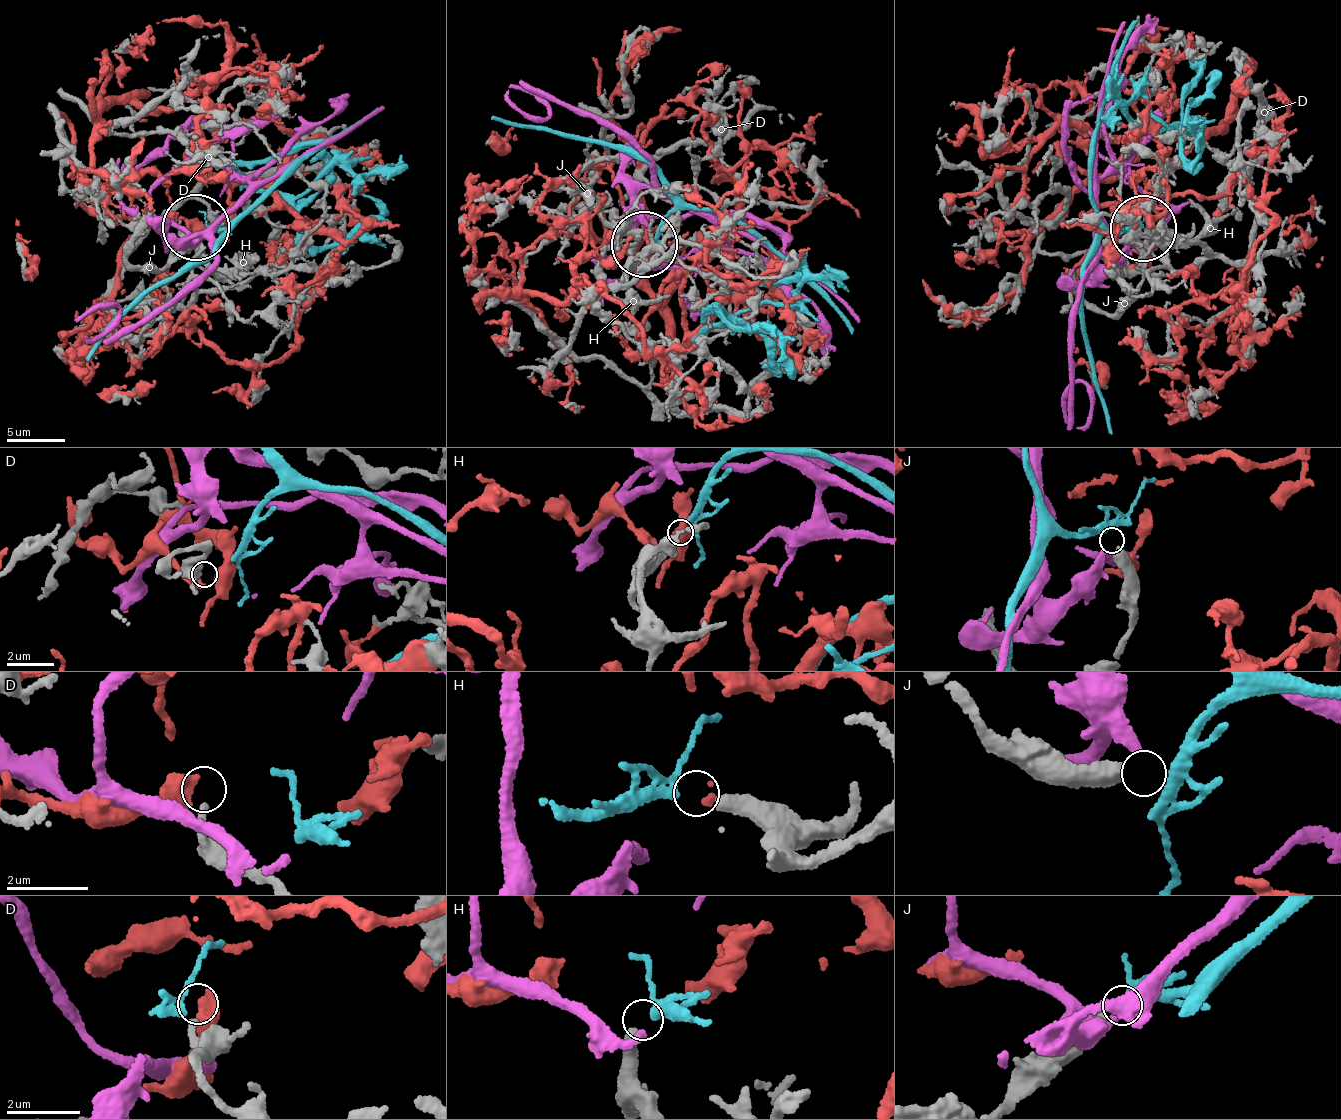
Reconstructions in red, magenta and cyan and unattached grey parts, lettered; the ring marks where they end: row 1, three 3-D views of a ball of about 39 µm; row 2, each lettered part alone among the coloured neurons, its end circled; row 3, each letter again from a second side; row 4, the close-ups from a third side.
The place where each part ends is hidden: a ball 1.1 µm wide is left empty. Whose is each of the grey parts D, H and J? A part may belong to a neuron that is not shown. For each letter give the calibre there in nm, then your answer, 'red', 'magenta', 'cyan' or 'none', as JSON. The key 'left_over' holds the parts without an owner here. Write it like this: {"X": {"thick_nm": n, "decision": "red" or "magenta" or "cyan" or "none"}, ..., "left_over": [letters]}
{"D": {"thick_nm": 200, "decision": "none"}, "H": {"thick_nm": 380, "decision": "cyan"}, "J": {"thick_nm": 480, "decision": "none"}, "left_over": ["D", "J"]}

